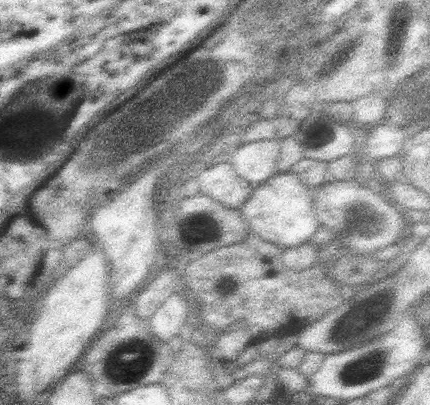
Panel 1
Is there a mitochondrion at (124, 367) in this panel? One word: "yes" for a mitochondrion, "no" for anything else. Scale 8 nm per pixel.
yes

